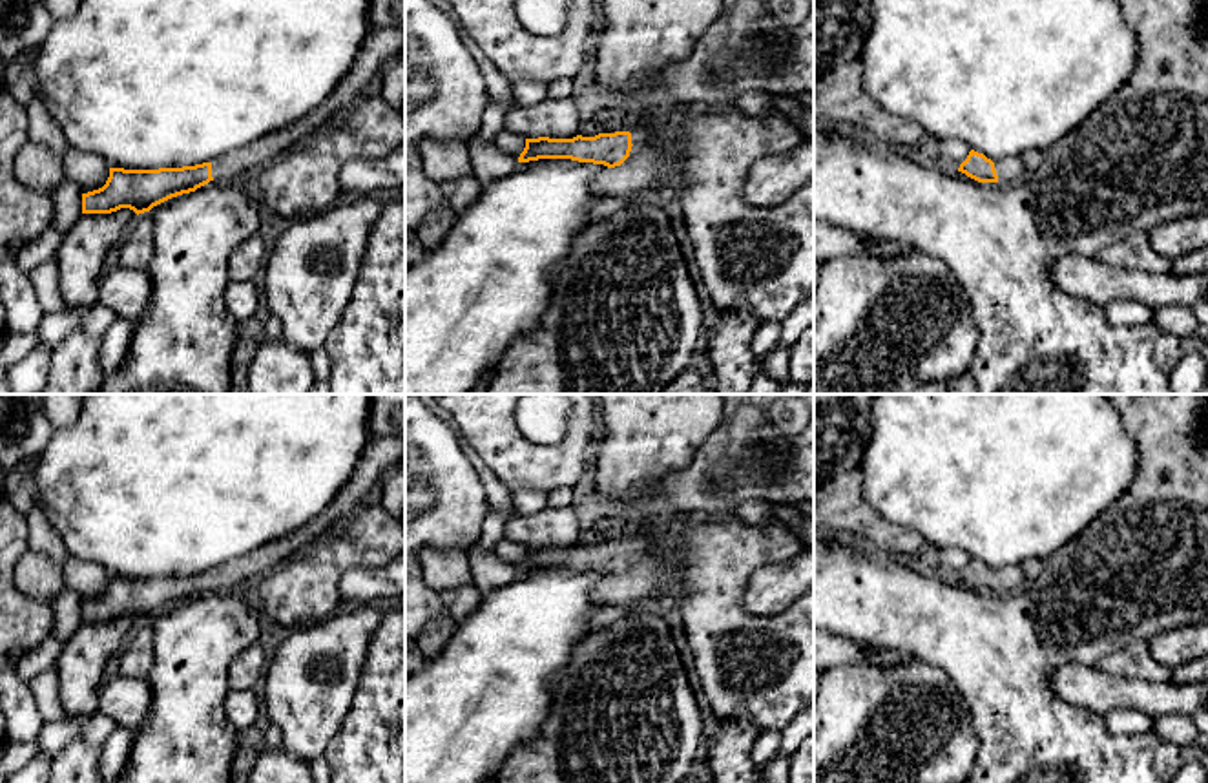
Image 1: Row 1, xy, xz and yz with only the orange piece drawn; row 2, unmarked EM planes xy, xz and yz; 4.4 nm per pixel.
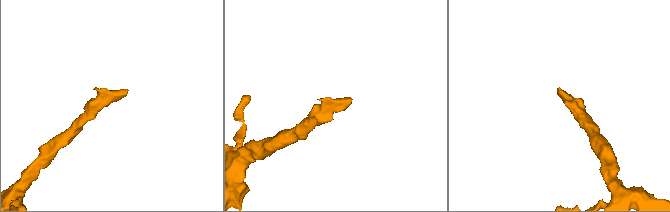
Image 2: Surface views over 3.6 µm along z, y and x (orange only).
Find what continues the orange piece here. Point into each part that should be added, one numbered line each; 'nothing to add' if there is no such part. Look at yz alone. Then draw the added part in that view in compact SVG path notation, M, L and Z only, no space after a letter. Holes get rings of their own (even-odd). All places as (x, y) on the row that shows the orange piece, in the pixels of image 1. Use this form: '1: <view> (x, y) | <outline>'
1: yz (1011, 168) | M1007 157L995 162L998 183L1011 184L1026 175L1022 157Z

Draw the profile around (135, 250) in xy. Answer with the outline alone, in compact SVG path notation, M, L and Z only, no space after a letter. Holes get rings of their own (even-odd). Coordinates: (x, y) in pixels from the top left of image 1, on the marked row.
M139 214L120 239L119 265L124 268L146 270L153 259L153 217Z

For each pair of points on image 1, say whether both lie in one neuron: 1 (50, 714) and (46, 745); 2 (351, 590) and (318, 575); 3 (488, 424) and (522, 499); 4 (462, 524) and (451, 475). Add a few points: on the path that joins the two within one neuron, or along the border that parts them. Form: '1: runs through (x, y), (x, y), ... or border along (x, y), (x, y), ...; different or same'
1: border along (66, 720), (46, 723); different
2: border along (378, 568), (349, 568), (338, 584), (338, 605); different
3: border along (511, 490), (539, 488), (548, 493); different
4: runs through (458, 511), (457, 488); same

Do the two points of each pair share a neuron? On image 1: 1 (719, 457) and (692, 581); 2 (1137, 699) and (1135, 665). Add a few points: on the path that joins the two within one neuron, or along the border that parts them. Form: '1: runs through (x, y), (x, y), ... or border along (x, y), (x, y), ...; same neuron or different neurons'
1: border along (734, 515), (714, 519); different neurons
2: border along (1095, 665), (1117, 676), (1168, 681); different neurons

